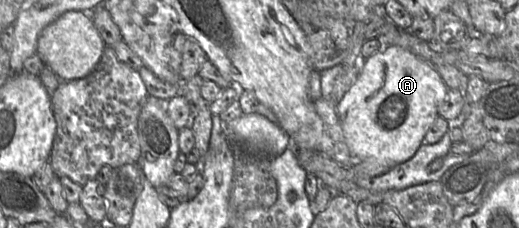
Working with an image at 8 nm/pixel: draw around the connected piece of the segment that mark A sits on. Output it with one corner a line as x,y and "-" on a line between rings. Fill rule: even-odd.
388,46
384,51
379,51
372,56
366,58
361,64
361,70
358,74
356,81
347,90
344,96
337,104
337,114
339,116
341,128
343,131
344,139
347,147
353,157
354,161
364,161
367,159
375,159
383,166
393,168
394,166
401,164
410,159
421,146
424,141
424,137
427,131
430,129
435,119
439,115
438,108
444,101
448,92
448,88
439,76
437,70
426,60
420,58
417,55
412,54
408,50
403,49
399,46

